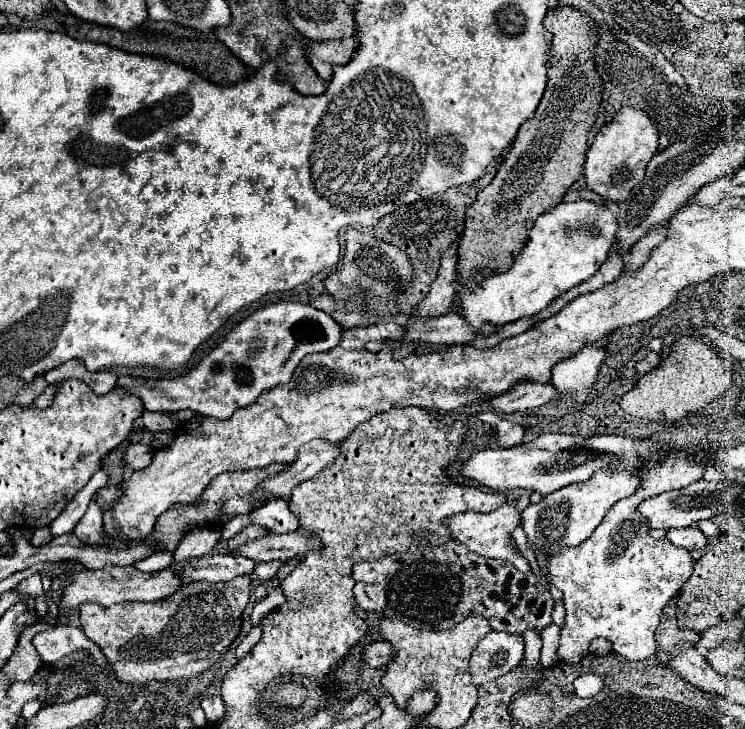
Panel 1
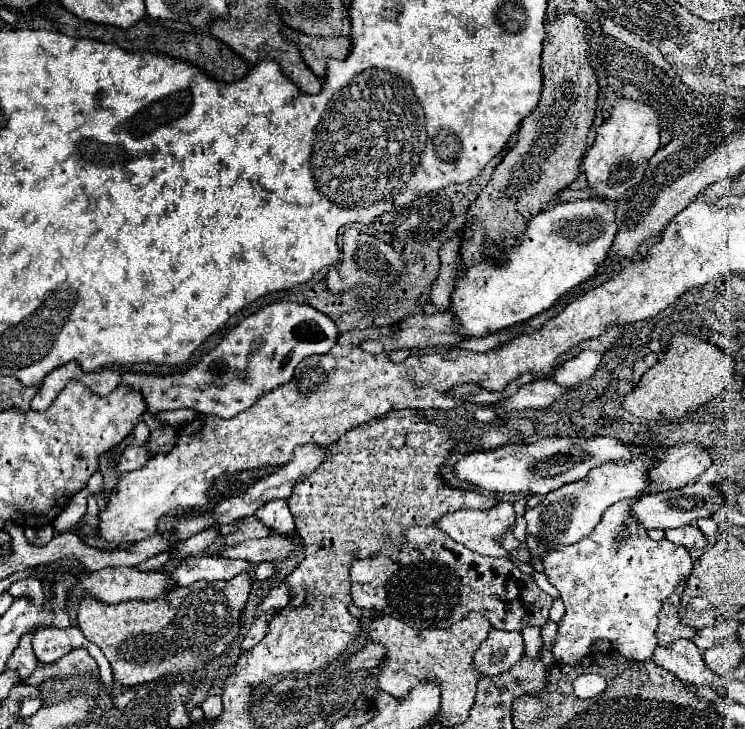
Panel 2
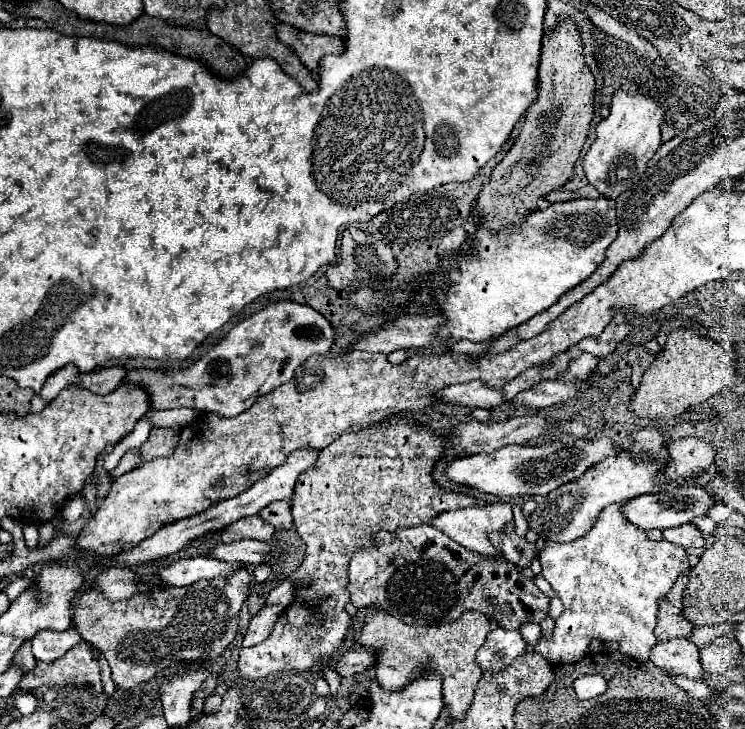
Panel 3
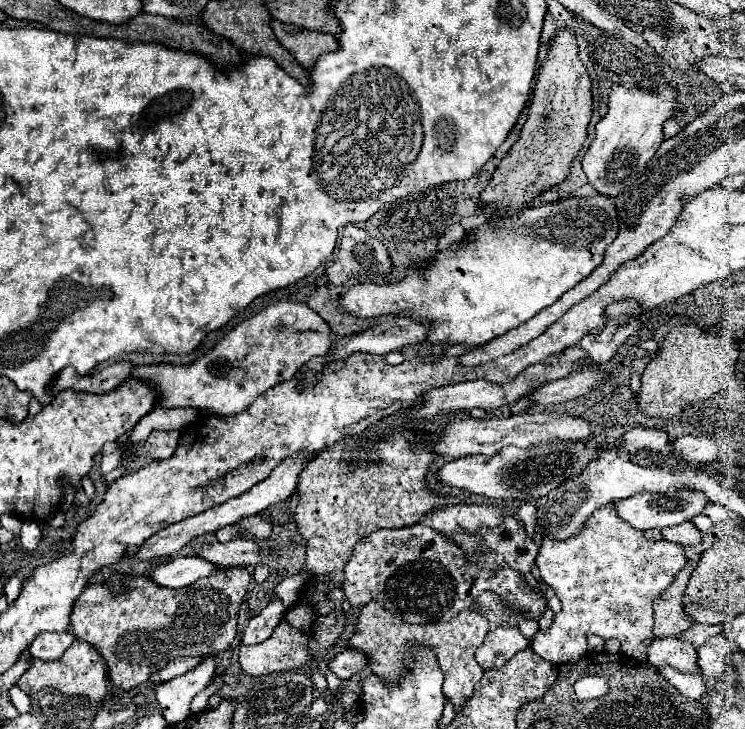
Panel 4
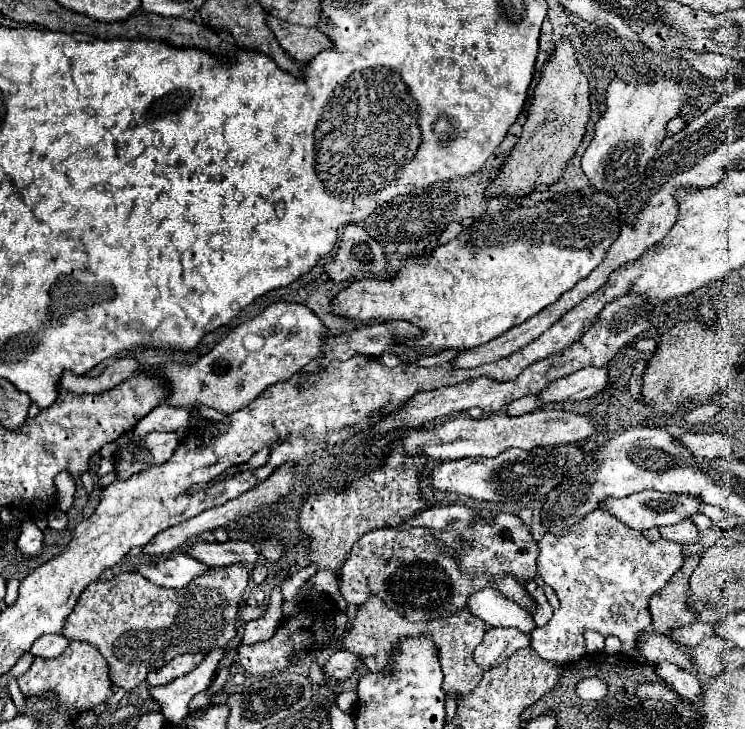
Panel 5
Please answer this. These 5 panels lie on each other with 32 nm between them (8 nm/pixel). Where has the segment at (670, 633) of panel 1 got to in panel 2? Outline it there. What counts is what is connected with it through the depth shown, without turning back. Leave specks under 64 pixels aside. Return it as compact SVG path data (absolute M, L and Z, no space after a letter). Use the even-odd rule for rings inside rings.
M678 584L676 592L672 592L672 596L668 596L666 604L662 604L660 608L660 622L656 628L656 638L660 644L672 644L678 638L694 638L694 630L684 626L678 618L678 608L680 608L680 598L682 598L682 590L686 584Z

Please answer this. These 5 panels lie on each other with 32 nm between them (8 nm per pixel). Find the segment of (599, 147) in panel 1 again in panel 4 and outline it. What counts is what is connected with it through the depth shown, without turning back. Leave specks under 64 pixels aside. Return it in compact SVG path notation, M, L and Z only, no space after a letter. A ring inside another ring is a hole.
M622 84L610 86L608 114L596 124L596 138L582 158L584 174L600 194L614 198L644 174L646 162L664 140L662 124L674 116L672 104L678 104L678 94L680 92L668 84L660 84L658 88L626 88Z

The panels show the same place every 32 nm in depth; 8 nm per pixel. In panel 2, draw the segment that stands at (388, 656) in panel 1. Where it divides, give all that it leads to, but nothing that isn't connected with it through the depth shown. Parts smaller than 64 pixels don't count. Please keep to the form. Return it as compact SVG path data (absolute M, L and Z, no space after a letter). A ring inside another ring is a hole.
M366 644L356 654L350 654L344 668L346 668L346 672L360 672L360 670L376 668L376 666L380 666L384 652L386 652L386 648L382 644Z

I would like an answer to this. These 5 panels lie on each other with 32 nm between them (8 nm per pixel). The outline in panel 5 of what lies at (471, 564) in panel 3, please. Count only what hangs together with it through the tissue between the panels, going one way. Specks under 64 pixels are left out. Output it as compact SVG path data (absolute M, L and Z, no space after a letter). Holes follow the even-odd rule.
M380 528L364 534L354 546L348 560L340 568L340 594L352 606L360 606L370 594L376 594L410 622L428 622L442 616L452 616L464 608L468 596L484 586L498 588L504 596L516 600L528 612L534 612L534 600L530 600L526 588L512 576L504 576L500 582L482 578L468 578L458 570L456 560L448 550L440 550L432 540L428 528L410 528L406 532Z

